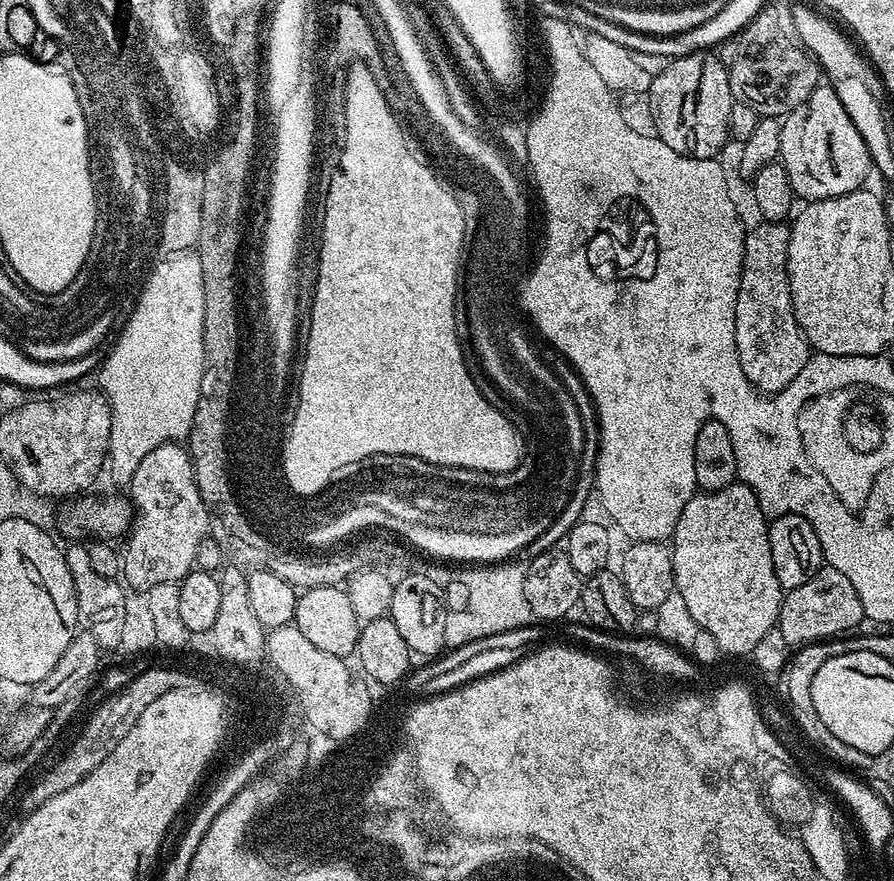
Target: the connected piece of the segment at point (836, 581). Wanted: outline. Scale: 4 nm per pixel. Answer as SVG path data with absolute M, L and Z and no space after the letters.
M825 566L816 571L810 582L802 582L802 586L787 589L783 593L778 626L788 645L803 646L847 637L847 632L854 631L865 620L862 598L858 598L858 590L854 590L850 578L846 578L842 570Z

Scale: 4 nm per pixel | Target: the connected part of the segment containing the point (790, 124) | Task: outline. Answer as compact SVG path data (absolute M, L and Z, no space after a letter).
M817 86L802 106L783 117L779 163L784 165L795 195L805 201L825 200L855 192L870 172L866 142L850 122L846 106L831 86Z

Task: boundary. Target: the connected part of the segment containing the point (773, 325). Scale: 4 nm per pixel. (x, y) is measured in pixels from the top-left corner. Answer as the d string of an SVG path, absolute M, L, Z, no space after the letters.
M764 223L744 237L744 269L736 299L736 349L742 374L758 392L775 394L802 374L810 345L801 332L788 289L787 223Z

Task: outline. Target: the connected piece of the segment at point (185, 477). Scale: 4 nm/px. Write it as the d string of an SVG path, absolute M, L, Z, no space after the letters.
M179 443L163 444L150 450L146 458L138 462L138 470L134 470L130 487L132 487L130 503L134 509L134 527L127 537L128 549L123 549L122 552L122 576L133 593L147 594L159 583L178 582L191 572L195 565L197 548L202 538L209 535L212 516L199 494L189 450Z

